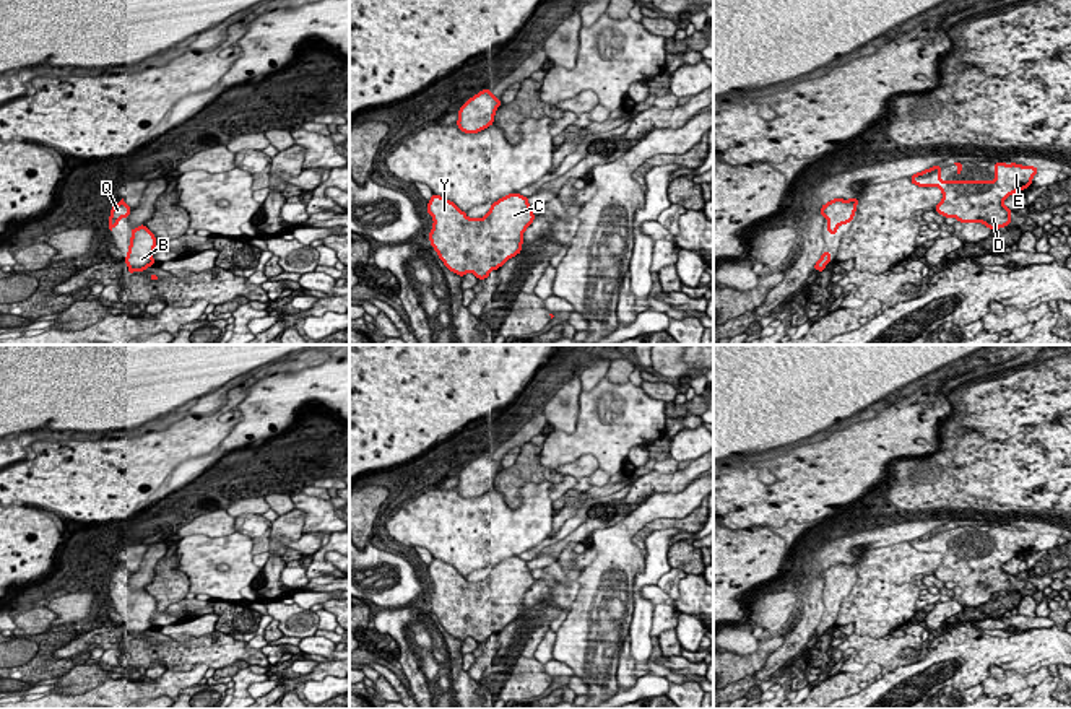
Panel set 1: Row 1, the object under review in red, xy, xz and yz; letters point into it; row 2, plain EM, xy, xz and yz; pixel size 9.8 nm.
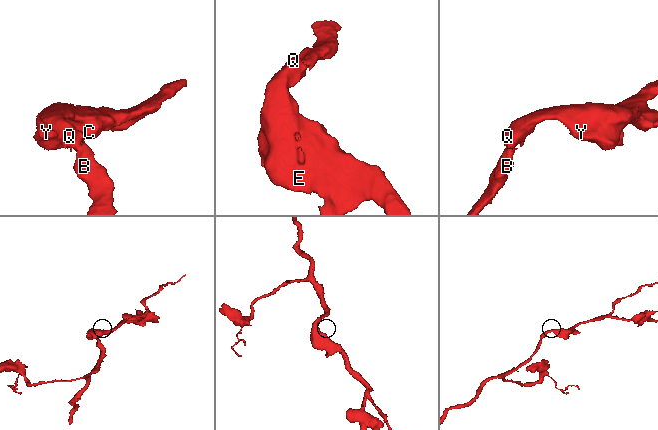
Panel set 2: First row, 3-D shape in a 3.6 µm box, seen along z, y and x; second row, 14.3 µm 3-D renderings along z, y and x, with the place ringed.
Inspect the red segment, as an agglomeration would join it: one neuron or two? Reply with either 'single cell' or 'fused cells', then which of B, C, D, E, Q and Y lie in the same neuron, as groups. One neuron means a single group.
single cell; B C D E Q Y

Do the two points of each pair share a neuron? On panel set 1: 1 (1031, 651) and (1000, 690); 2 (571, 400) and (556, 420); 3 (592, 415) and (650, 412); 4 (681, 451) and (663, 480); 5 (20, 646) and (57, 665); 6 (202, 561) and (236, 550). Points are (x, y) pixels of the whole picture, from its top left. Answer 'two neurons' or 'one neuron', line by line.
1: two neurons
2: one neuron
3: one neuron
4: two neurons
5: one neuron
6: one neuron

